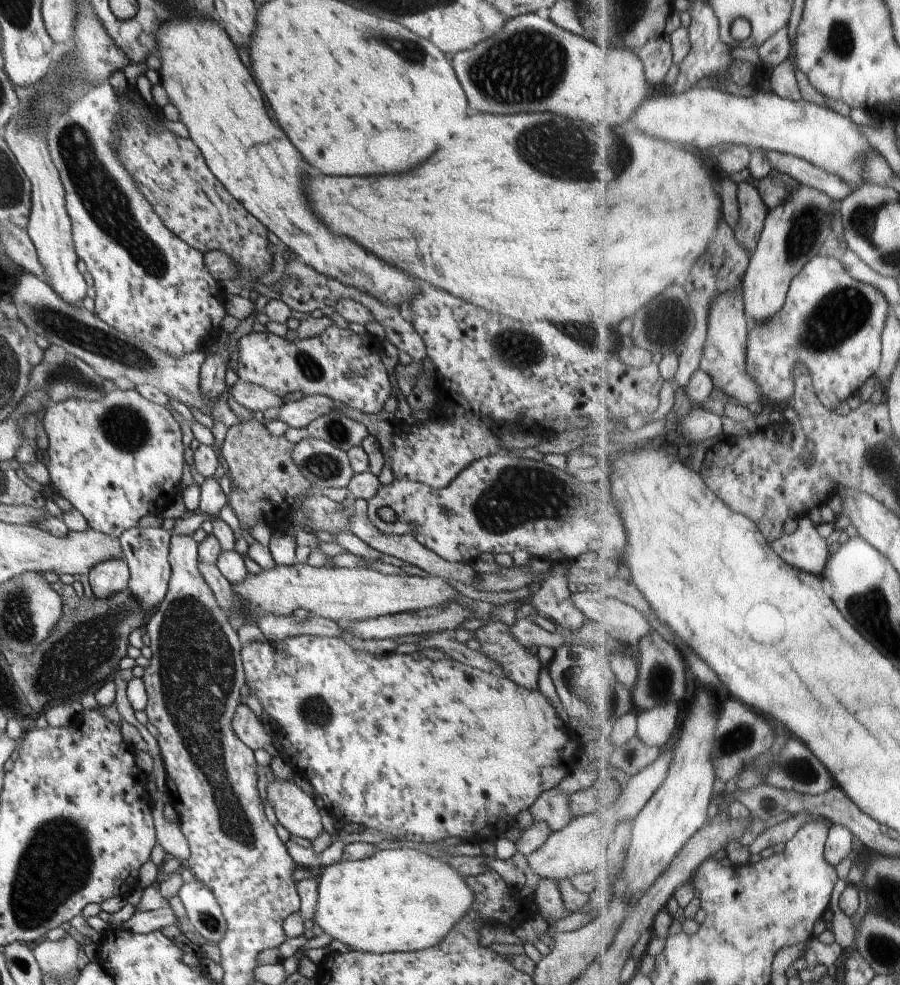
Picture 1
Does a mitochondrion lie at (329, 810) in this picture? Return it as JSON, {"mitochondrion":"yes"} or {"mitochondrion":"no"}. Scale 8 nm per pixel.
{"mitochondrion":"no"}

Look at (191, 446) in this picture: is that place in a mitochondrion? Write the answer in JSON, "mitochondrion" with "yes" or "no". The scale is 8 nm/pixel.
{"mitochondrion":"no"}

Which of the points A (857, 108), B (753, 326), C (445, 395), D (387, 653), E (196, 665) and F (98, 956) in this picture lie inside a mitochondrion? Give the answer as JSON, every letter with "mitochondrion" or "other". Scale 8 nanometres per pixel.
{"A":"other","B":"other","C":"other","D":"other","E":"mitochondrion","F":"other"}

